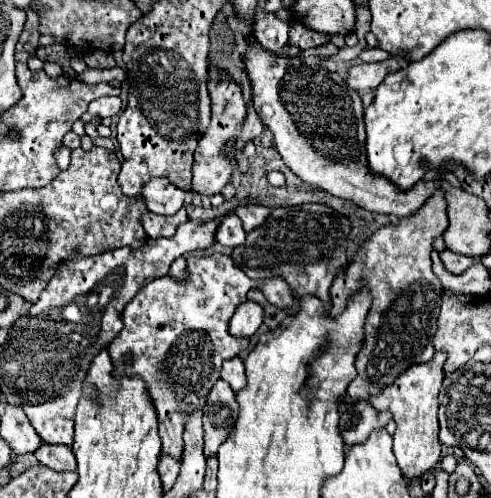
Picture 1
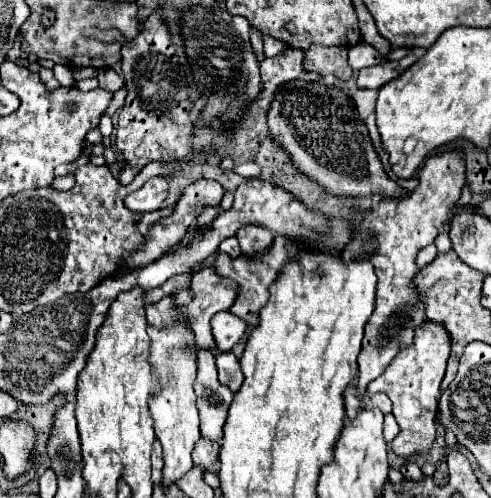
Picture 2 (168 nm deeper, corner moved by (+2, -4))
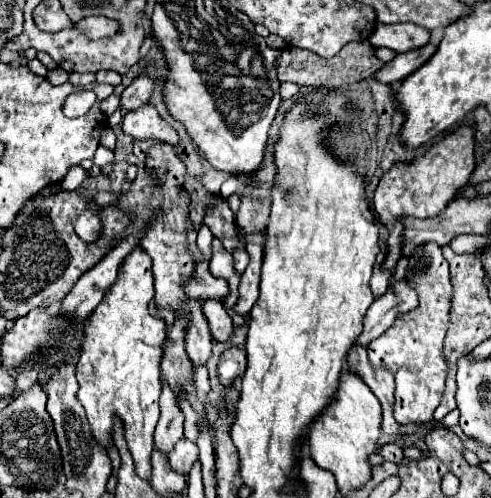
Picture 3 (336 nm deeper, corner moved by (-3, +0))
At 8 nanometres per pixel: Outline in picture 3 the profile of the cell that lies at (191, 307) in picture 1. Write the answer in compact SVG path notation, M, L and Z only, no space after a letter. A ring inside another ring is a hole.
M198 261L198 279L190 283L188 287L188 297L196 299L198 303L204 303L208 299L218 299L222 301L230 293L226 279L218 279L210 273L208 261Z

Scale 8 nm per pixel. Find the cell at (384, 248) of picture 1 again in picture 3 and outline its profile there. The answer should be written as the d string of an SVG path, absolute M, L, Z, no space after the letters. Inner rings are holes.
M460 125L452 135L434 143L422 159L416 159L410 165L394 165L378 183L374 191L374 209L380 219L390 231L388 237L388 255L380 265L382 271L394 273L400 257L402 257L402 233L404 223L402 217L438 217L448 201L458 195L458 189L468 185L470 173L474 171L474 129Z

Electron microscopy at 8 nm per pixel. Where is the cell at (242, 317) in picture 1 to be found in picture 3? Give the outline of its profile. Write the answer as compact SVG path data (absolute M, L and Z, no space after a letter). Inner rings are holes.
M210 299L210 303L202 305L202 311L210 323L214 339L218 343L226 343L234 335L234 323L232 323L232 317L228 315L228 311L224 309L222 301Z

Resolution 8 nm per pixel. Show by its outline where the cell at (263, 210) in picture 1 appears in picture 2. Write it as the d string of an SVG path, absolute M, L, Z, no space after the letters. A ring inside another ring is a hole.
M245 225L237 233L237 239L239 239L239 245L241 245L241 255L253 257L261 251L267 251L273 245L275 235L273 235L273 231L267 231L265 227Z

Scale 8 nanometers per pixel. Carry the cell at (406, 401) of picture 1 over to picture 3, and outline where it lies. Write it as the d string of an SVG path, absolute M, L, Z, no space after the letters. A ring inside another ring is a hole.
M436 243L422 245L408 265L406 279L416 287L420 295L418 309L404 313L396 323L368 345L368 357L374 369L386 369L396 381L396 403L394 417L400 425L408 423L428 423L434 417L438 403L442 401L444 381L448 373L448 361L444 357L444 339L450 327L452 309L452 283L448 261Z

